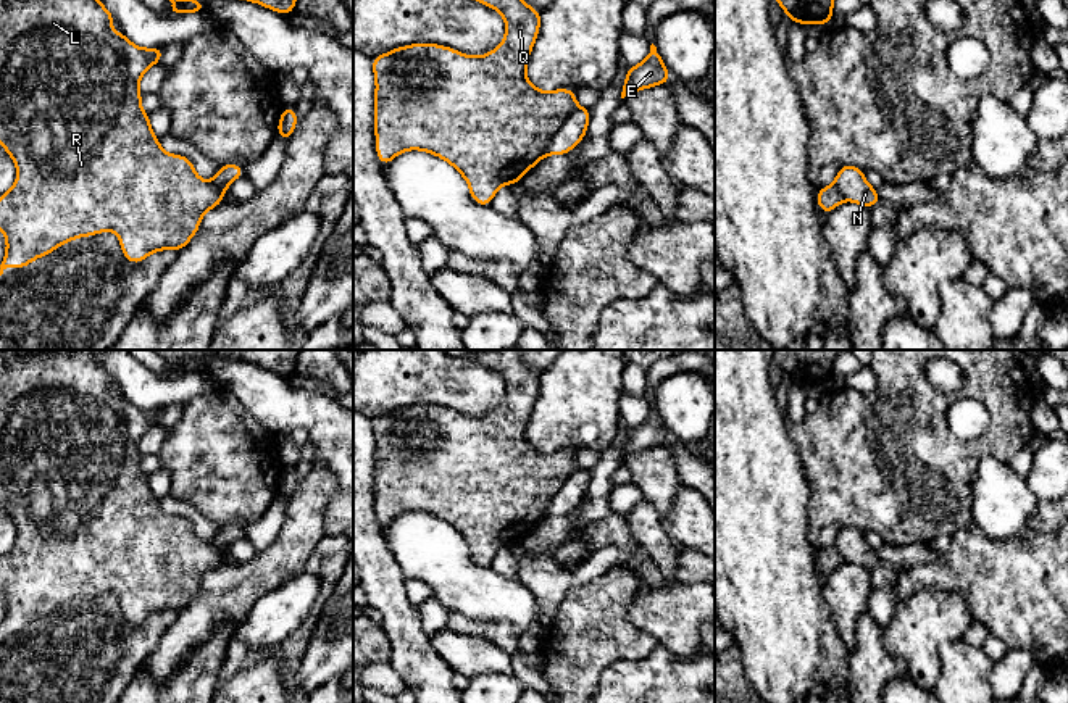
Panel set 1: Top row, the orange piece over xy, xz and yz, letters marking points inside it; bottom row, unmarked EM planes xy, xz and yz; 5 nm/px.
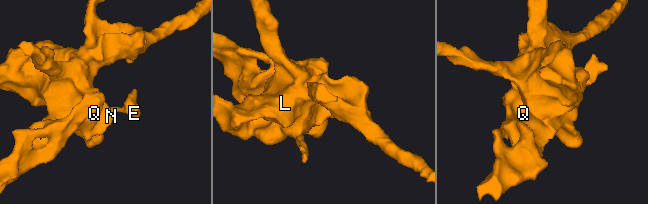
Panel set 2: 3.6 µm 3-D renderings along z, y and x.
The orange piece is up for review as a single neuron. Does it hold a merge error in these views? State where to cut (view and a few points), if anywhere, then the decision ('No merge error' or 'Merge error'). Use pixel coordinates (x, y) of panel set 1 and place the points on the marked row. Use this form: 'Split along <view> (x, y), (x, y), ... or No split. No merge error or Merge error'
Split along xz (579, 107), (563, 121), (544, 153). Merge error

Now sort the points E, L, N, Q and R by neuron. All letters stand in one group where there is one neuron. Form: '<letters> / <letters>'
E N / L Q R

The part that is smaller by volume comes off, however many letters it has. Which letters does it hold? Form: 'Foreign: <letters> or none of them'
Foreign: E, N

